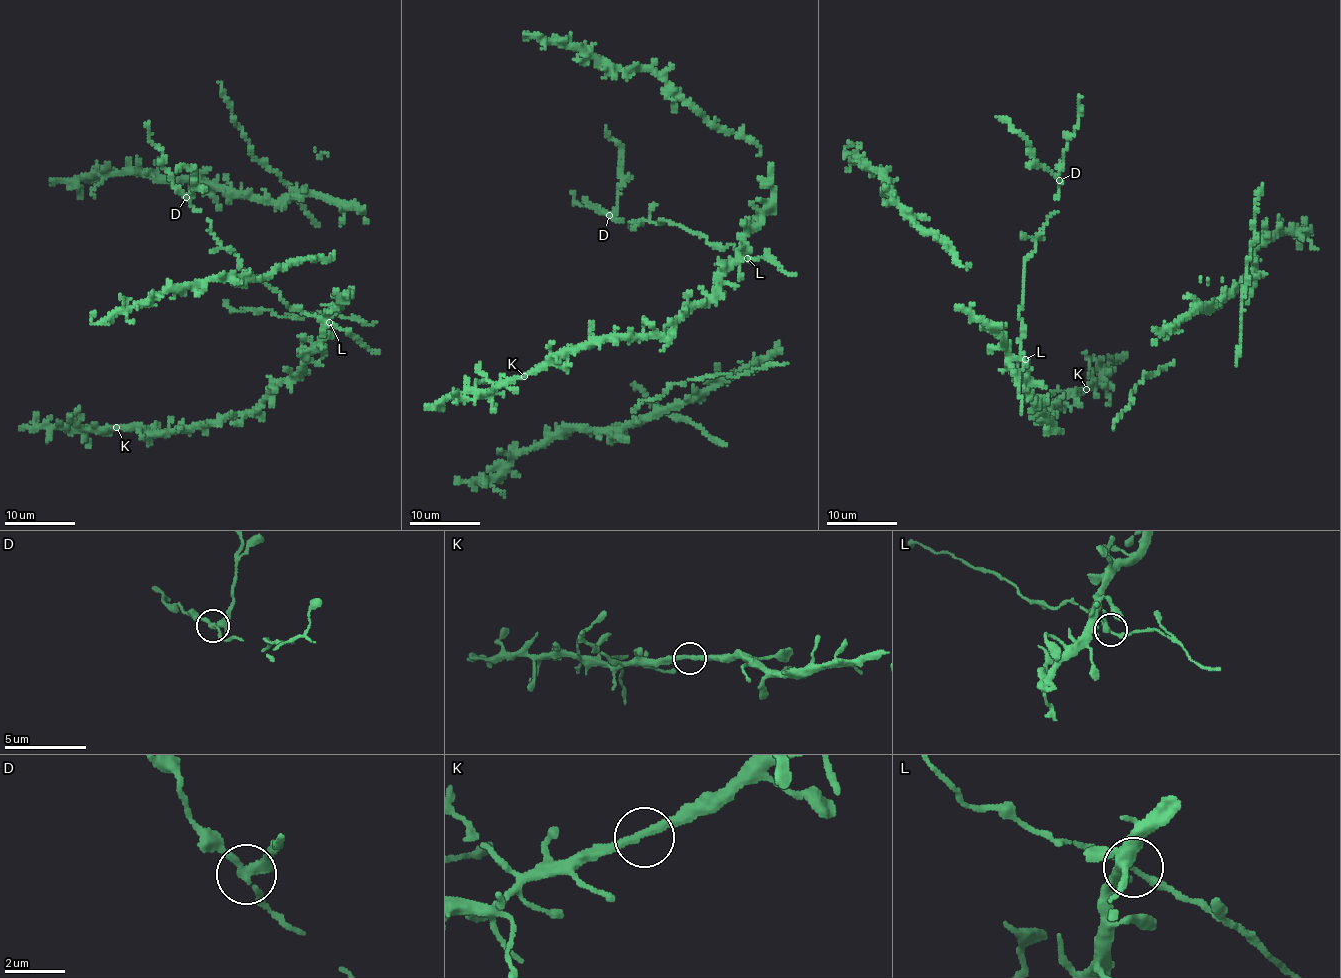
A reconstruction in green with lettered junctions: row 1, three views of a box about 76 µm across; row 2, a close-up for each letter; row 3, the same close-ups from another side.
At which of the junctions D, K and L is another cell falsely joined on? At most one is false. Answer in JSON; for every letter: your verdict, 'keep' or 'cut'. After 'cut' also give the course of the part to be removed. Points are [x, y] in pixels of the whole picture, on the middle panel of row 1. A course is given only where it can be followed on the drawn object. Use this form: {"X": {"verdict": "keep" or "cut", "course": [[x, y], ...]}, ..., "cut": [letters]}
{"D": {"verdict": "cut", "course": [[609, 216], [618, 204], [622, 156], [605, 125]]}, "K": {"verdict": "keep"}, "L": {"verdict": "keep"}, "cut": ["D"]}

